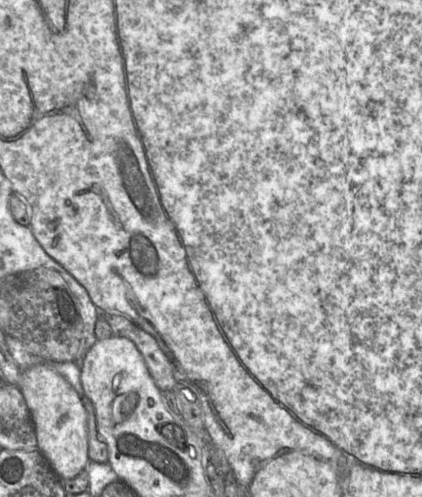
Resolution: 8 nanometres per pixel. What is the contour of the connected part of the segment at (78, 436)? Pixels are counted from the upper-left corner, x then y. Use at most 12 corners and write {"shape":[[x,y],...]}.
{"shape":[[48,362],[22,370],[37,450],[61,479],[88,465],[87,412]]}

